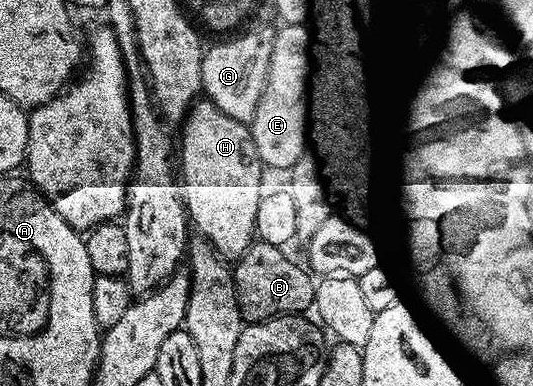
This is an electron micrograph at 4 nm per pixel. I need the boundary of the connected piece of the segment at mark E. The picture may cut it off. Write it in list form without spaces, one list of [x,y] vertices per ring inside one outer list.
[[[280,23],[277,28],[272,40],[268,39],[266,43],[267,67],[248,132],[252,135],[256,157],[261,164],[284,173],[306,153],[304,142],[310,139],[310,33],[308,35],[304,23]]]

